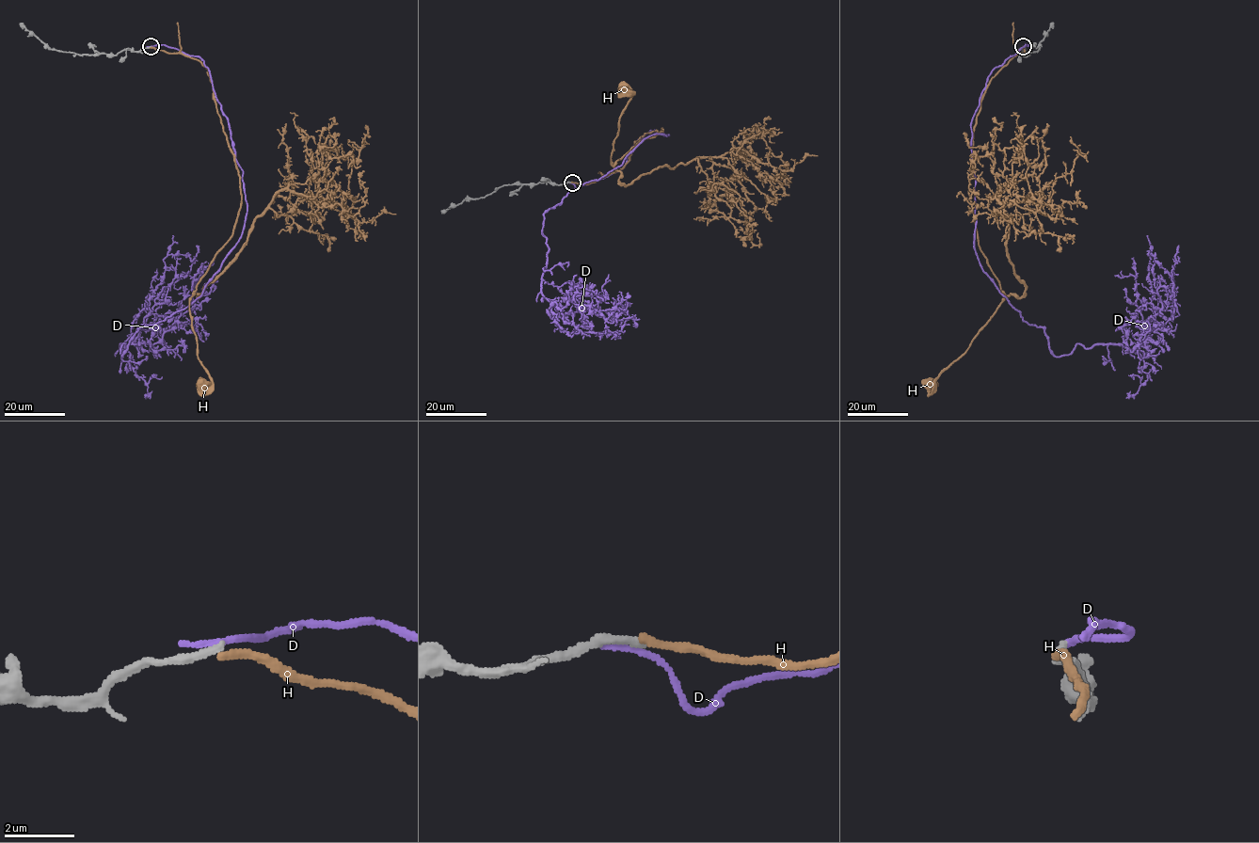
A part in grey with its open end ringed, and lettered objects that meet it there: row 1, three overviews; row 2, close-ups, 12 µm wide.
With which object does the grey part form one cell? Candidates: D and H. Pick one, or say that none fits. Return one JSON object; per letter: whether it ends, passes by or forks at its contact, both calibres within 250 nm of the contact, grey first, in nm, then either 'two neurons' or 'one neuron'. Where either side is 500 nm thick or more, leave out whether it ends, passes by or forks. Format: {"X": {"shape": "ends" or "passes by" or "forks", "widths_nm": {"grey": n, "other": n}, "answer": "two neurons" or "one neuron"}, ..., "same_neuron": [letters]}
{"D": {"shape": "ends", "widths_nm": {"grey": 240, "other": 220}, "answer": "two neurons"}, "H": {"shape": "ends", "widths_nm": {"grey": 240, "other": 220}, "answer": "two neurons"}, "same_neuron": []}

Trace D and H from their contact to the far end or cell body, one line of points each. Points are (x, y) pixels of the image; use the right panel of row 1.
D: (1023, 46), (971, 121), (982, 270), (1060, 357), (1163, 330), (1173, 286), (1155, 260)
H: (1022, 47), (1025, 51), (991, 80), (971, 155), (968, 194), (980, 250), (1006, 297), (970, 346), (930, 385)

